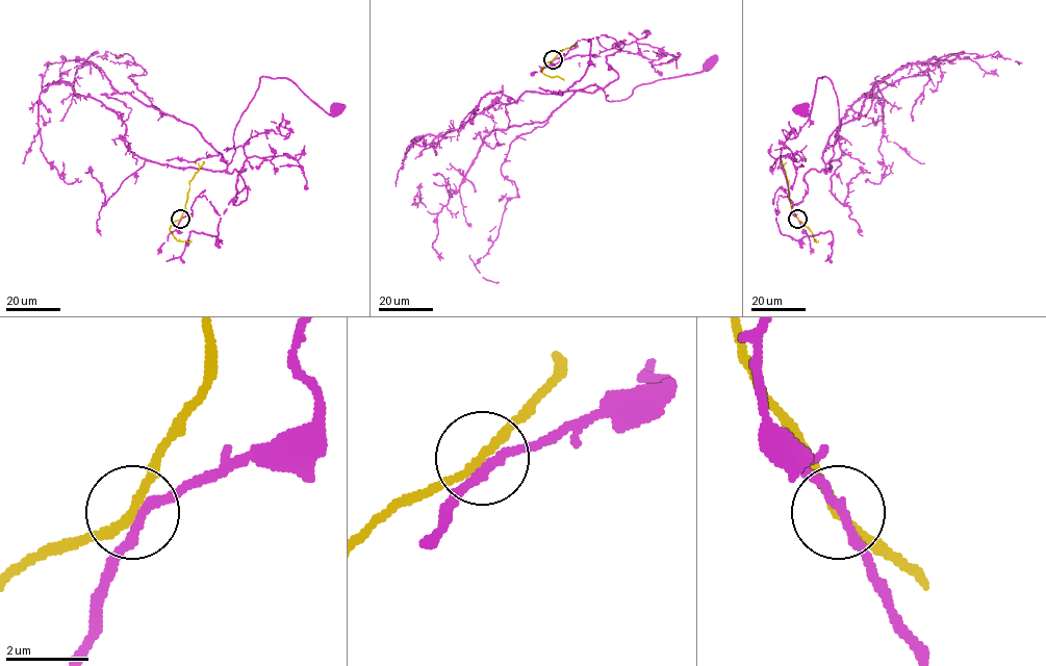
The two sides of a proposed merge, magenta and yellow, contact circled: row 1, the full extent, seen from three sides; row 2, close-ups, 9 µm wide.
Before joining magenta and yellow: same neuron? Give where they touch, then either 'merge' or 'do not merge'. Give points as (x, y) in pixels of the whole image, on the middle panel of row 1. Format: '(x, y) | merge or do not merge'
(553, 59) | merge

